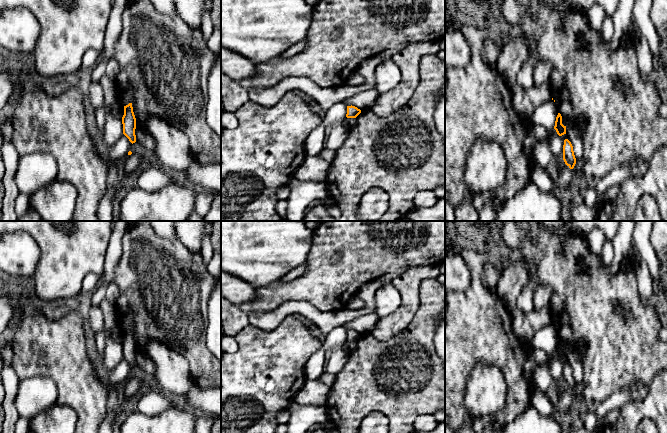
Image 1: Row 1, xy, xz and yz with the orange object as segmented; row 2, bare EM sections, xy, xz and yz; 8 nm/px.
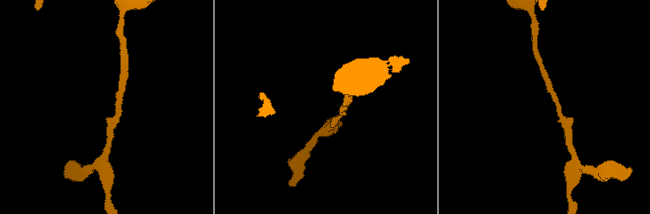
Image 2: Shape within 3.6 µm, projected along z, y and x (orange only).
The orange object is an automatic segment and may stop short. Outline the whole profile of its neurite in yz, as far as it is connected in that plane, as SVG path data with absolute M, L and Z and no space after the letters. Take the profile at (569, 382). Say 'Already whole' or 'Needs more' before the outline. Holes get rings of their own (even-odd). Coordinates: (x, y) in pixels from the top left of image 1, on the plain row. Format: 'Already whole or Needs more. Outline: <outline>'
Already whole. Outline: M568 363L564 364L563 384L570 393L574 392L574 390L576 388L576 382L574 379L573 370Z

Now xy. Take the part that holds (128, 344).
Already whole. Outline: M132 327L124 330L124 339L122 341L123 348L123 358L129 363L133 368L136 366L136 342L133 336Z

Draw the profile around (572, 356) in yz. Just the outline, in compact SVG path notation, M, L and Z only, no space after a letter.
M567 348L566 349L566 359L568 360L569 365L573 370L574 379L576 386L583 382L584 372L582 368L582 361L575 349Z

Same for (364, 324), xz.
M374 312L370 314L365 314L348 321L344 327L347 330L355 330L362 335L370 334L371 331L376 326L380 317Z

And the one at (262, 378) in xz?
M288 315L283 322L270 331L262 330L253 325L248 325L236 335L238 350L233 353L221 352L221 433L276 433L278 426L277 414L292 404L296 394L306 382L305 365L309 358L322 347L322 341L313 336L310 330L293 315Z

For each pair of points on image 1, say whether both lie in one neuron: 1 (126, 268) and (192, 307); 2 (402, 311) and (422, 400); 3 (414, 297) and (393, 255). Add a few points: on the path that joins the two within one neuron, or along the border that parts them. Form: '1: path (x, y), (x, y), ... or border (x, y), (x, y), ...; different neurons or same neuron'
1: path (142, 279), (158, 283), (176, 301); same neuron
2: border (419, 308), (402, 333); different neurons
3: border (424, 265), (411, 267), (403, 273), (396, 275); different neurons

